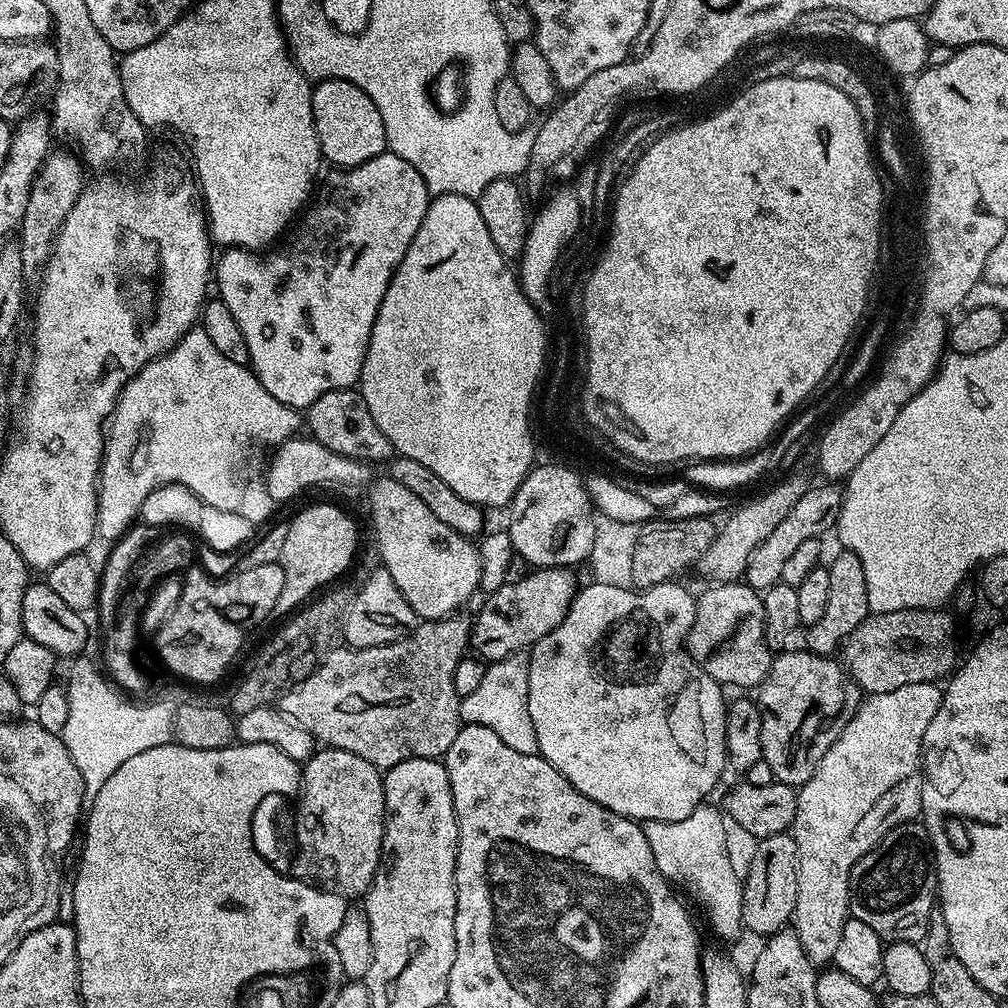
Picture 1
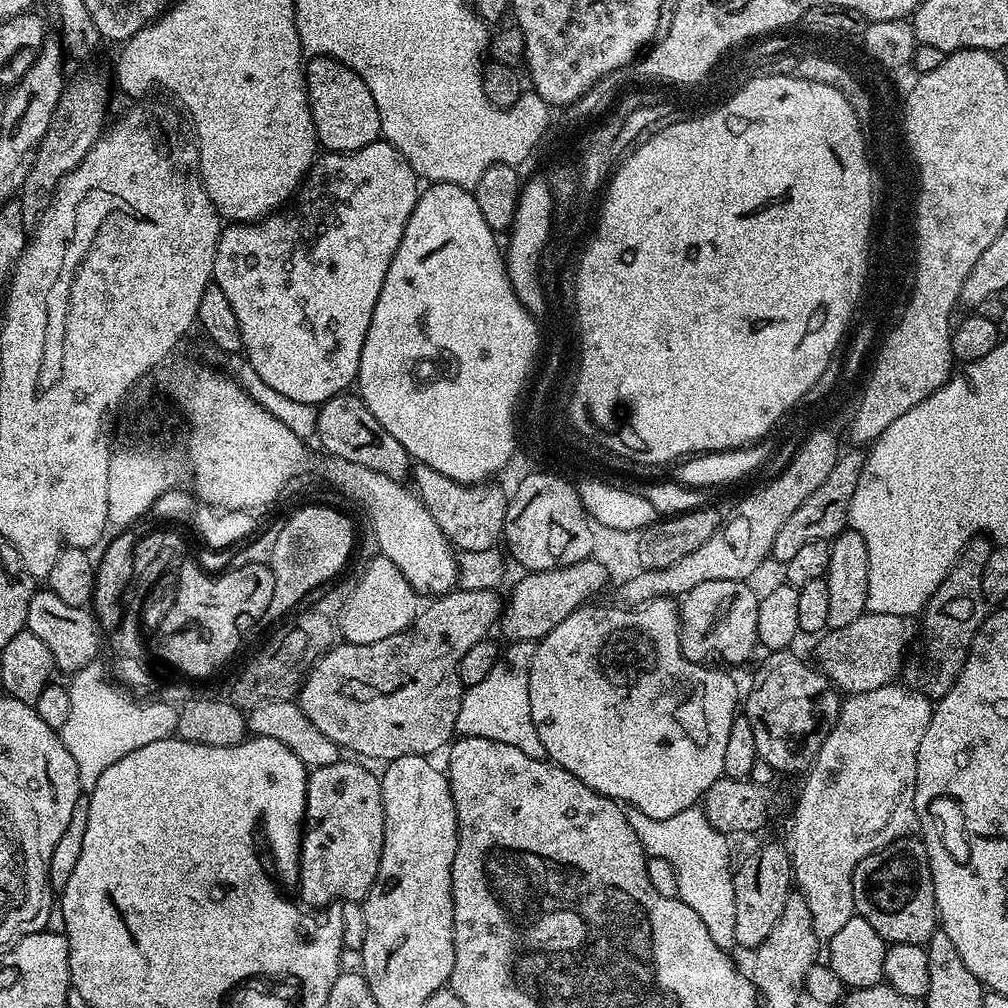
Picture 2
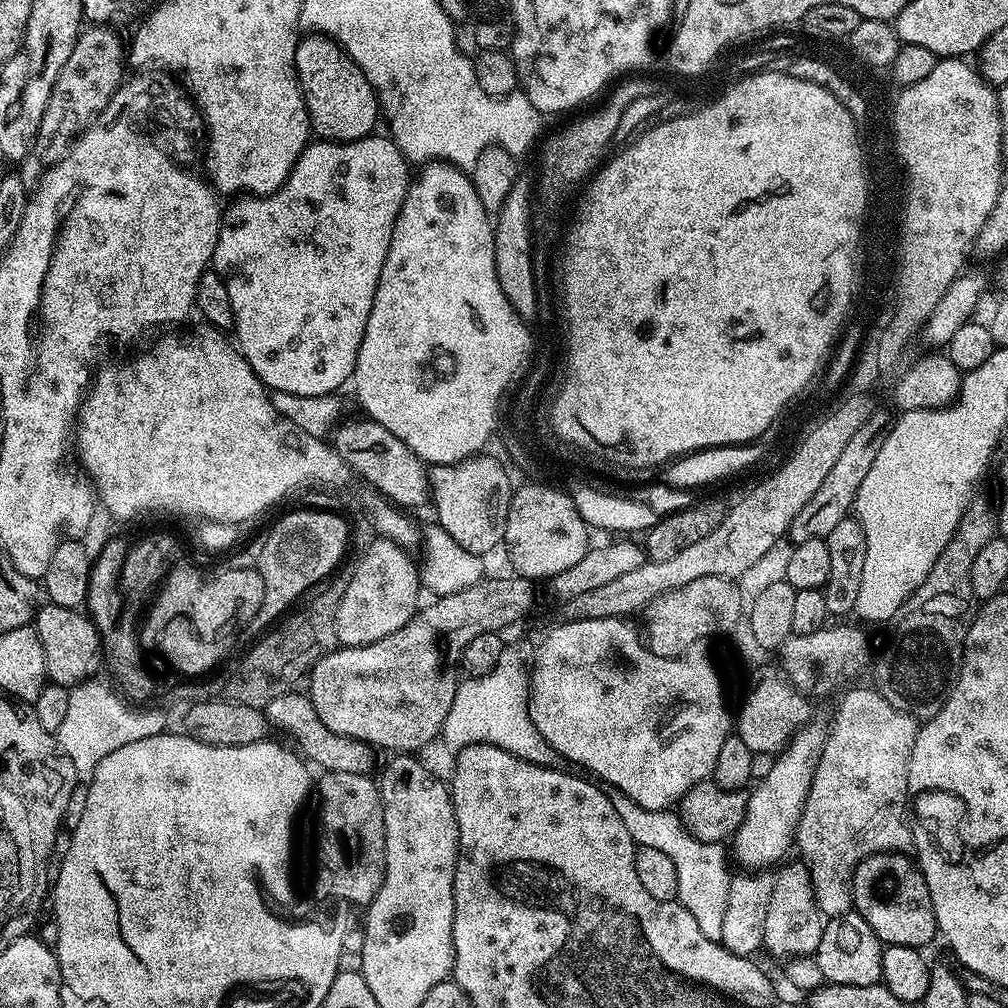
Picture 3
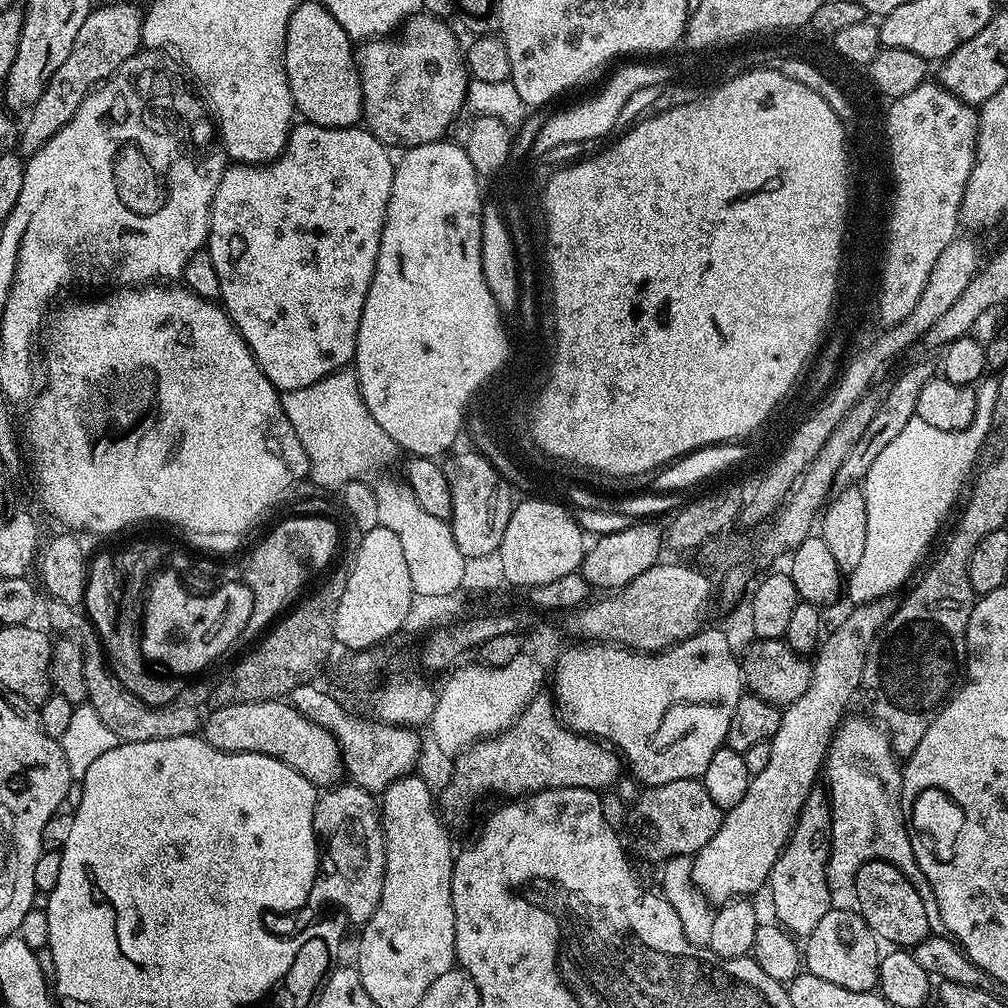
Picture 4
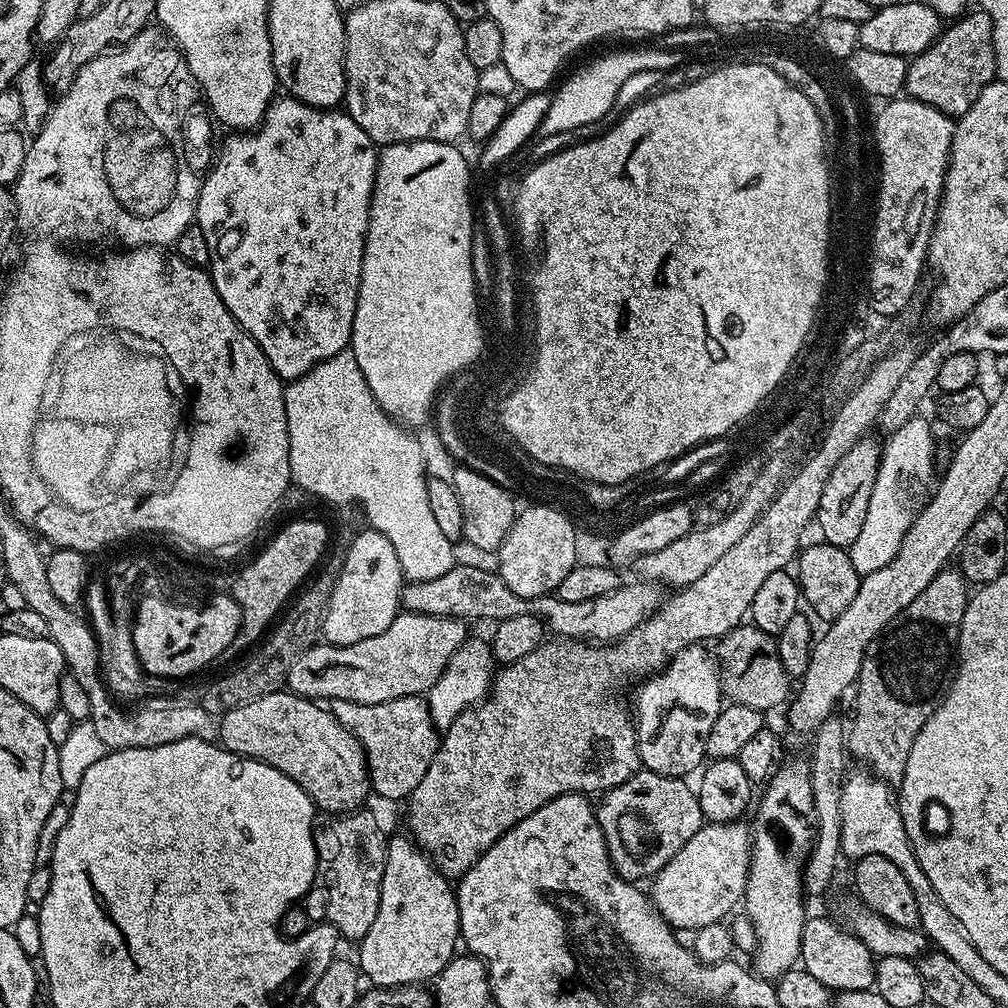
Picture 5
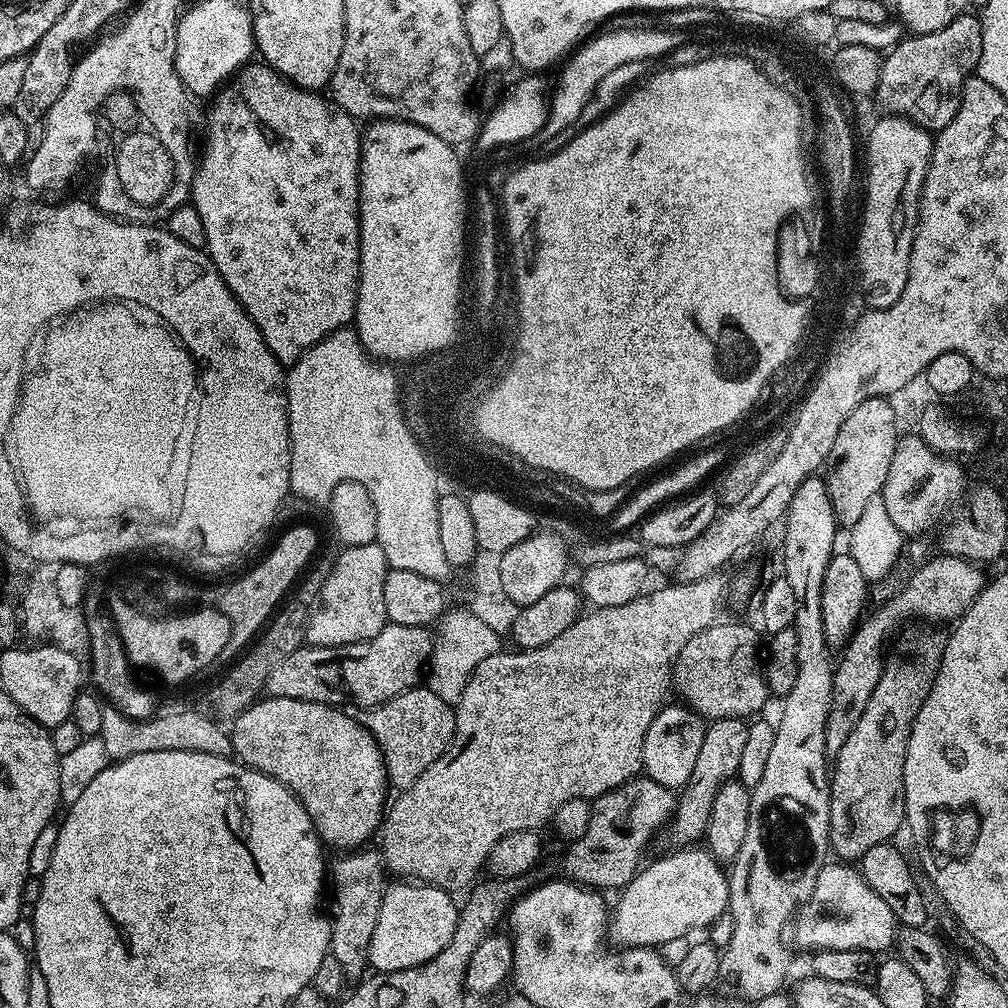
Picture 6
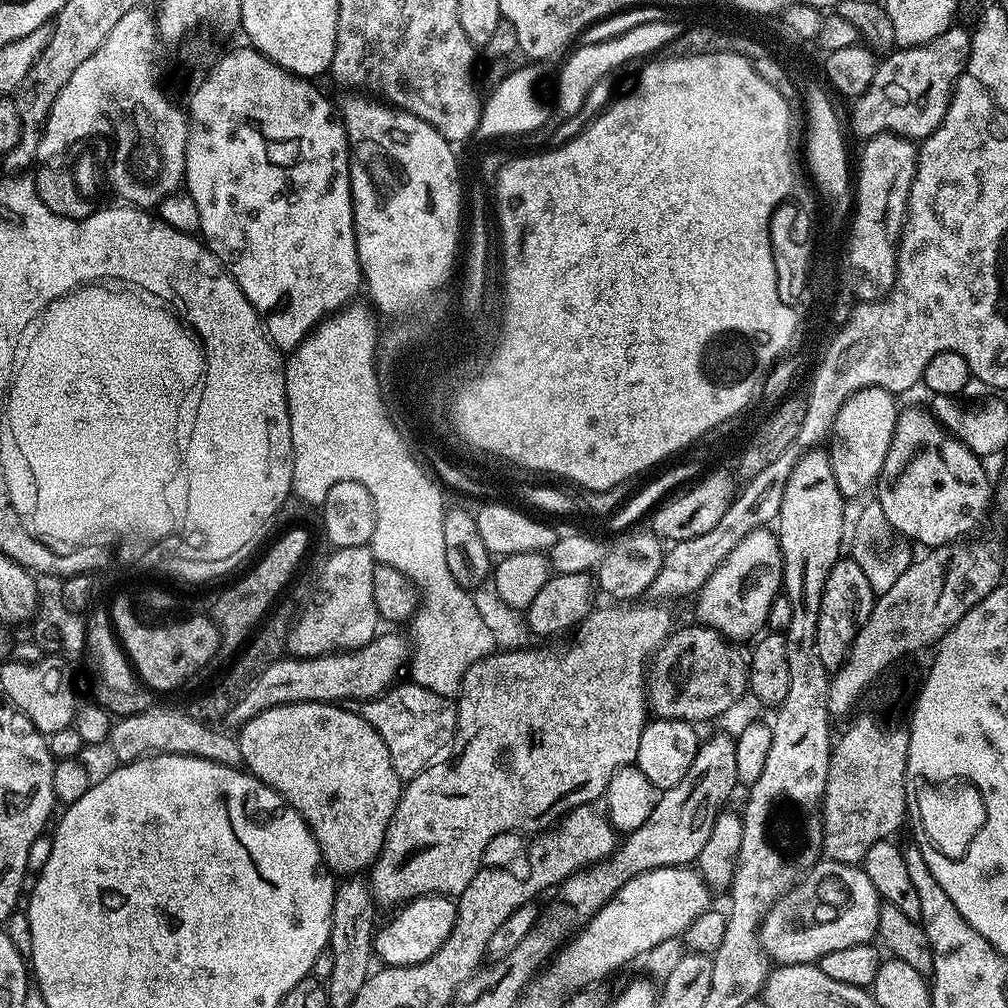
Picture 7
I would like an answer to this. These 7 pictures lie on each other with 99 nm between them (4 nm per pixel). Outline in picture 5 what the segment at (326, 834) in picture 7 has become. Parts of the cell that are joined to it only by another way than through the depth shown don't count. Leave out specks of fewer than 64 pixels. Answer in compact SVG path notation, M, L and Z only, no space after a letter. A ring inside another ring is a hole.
M281 690L254 698L218 720L218 740L228 751L274 766L298 782L324 814L355 812L370 796L368 760L362 746L323 703Z

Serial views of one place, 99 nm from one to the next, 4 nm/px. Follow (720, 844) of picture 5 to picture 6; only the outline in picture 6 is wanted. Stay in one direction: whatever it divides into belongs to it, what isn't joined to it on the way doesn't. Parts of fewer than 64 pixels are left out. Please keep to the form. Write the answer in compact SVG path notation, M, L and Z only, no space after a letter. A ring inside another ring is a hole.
M684 846L679 850L672 851L676 852L670 853L669 856L662 857L661 860L654 861L653 864L651 864L651 862L645 863L640 871L636 873L636 877L629 882L628 887L619 893L620 901L617 902L616 909L613 907L610 912L610 936L611 939L614 938L617 940L617 945L626 948L656 948L657 946L661 946L660 944L670 943L671 940L682 939L687 932L692 932L695 928L701 928L701 930L707 929L723 912L728 911L728 877L720 861L712 857L707 847Z

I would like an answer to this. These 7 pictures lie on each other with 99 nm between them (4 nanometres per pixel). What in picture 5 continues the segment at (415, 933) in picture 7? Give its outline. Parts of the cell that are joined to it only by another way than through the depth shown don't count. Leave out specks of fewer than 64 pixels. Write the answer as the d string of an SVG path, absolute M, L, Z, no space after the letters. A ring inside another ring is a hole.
M391 837L382 874L378 915L374 917L374 926L366 930L366 938L358 944L359 971L369 985L378 988L420 986L435 981L438 973L457 955L459 940L458 902L449 877L434 867L415 839Z

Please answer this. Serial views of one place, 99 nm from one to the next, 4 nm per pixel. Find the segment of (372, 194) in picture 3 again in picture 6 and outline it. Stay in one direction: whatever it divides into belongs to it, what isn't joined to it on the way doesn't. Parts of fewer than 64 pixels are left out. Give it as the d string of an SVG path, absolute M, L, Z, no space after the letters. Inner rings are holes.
M263 62L249 63L239 73L238 79L231 88L232 92L225 91L215 97L216 105L213 106L212 113L207 113L208 137L204 140L204 157L201 155L195 165L190 203L198 210L198 218L202 218L202 226L206 230L206 255L212 259L218 274L224 279L232 295L236 297L236 303L244 307L248 317L262 334L264 344L274 354L274 358L285 366L291 366L305 350L322 342L322 338L337 332L340 328L349 327L356 315L356 295L360 285L360 137L362 132L353 116L346 110L342 110L340 105L329 99L327 95L316 90L299 88L297 84L285 80L280 73Z

